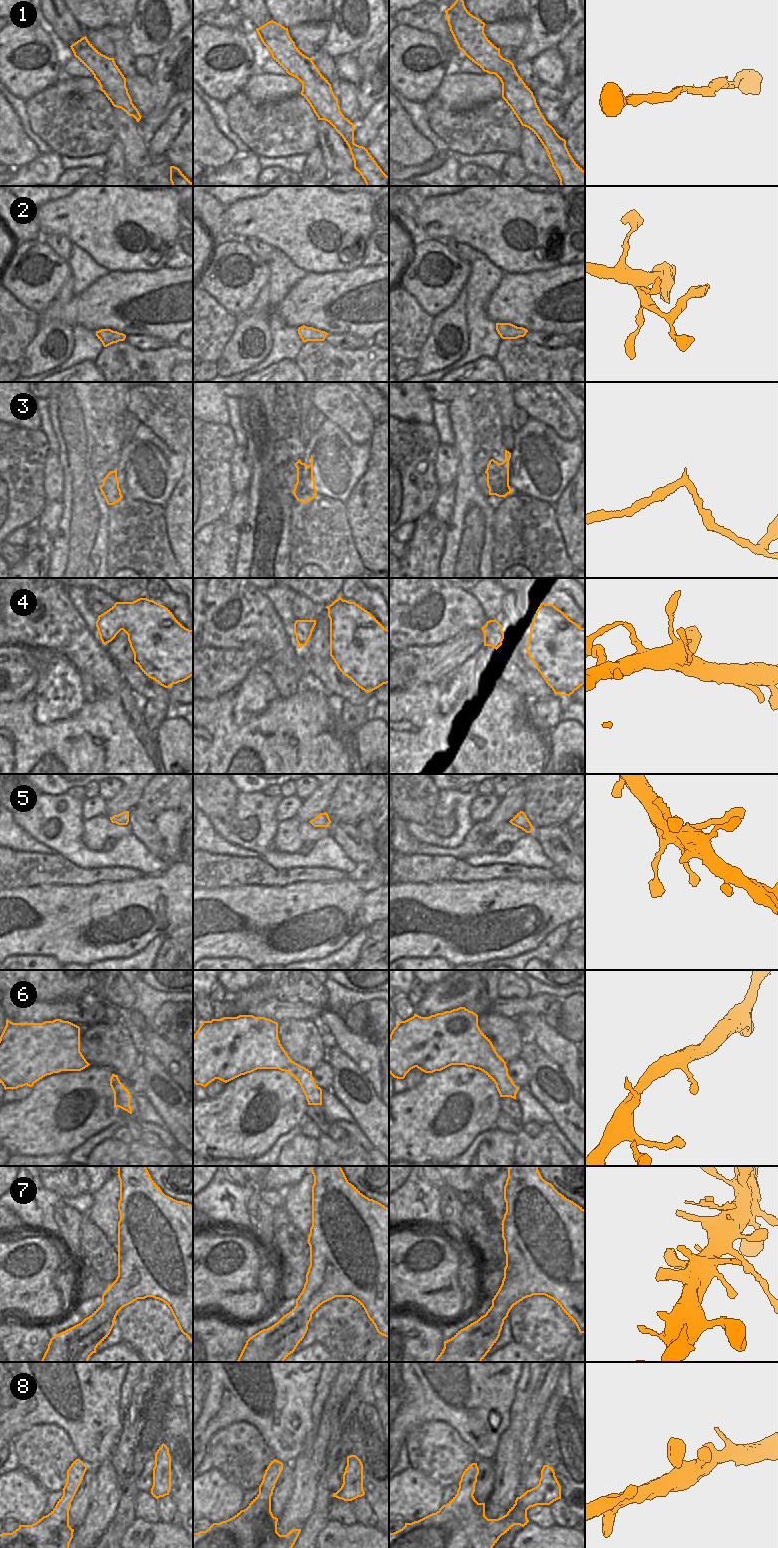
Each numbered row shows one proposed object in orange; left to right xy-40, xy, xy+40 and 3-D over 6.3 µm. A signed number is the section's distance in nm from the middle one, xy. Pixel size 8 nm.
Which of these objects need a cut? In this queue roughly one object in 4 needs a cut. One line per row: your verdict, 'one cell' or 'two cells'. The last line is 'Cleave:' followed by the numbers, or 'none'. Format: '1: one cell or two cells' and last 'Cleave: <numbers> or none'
1: one cell
2: one cell
3: two cells
4: one cell
5: one cell
6: one cell
7: one cell
8: one cell
Cleave: 3

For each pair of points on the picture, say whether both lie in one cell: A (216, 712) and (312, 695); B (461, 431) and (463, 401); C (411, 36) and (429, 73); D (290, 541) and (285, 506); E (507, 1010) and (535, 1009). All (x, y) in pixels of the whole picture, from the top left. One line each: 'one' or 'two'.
A: one
B: one
C: one
D: one
E: one

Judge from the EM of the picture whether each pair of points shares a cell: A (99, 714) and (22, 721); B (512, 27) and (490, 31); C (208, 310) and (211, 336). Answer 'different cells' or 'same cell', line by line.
A: same cell
B: same cell
C: same cell

